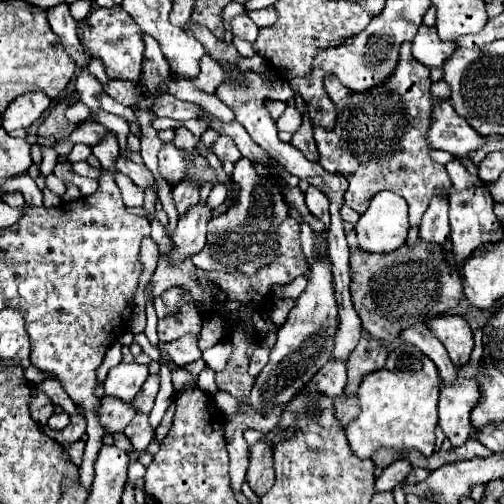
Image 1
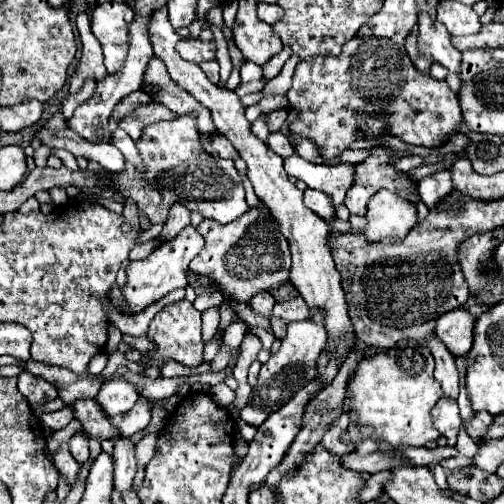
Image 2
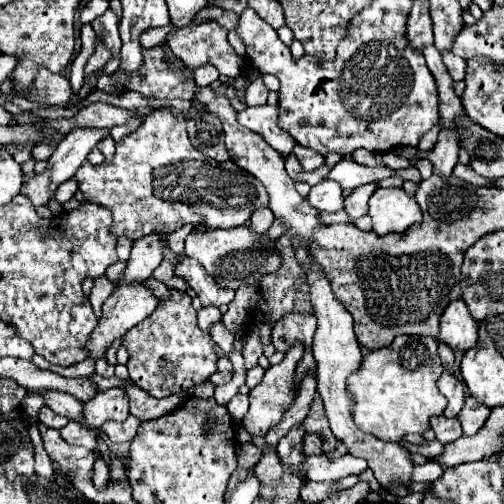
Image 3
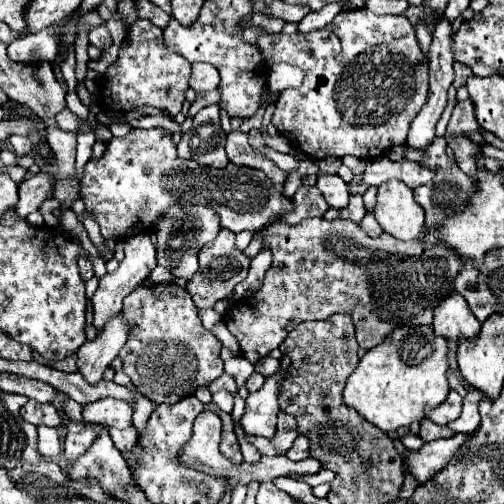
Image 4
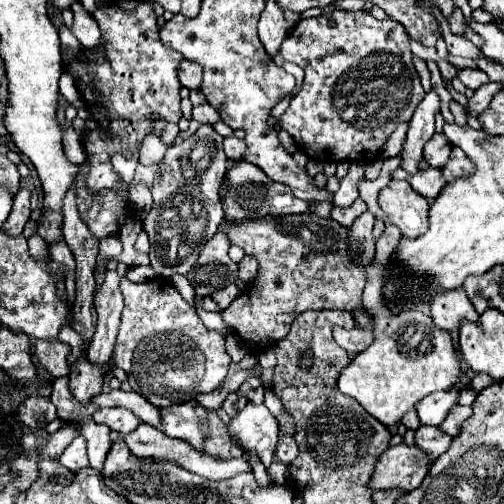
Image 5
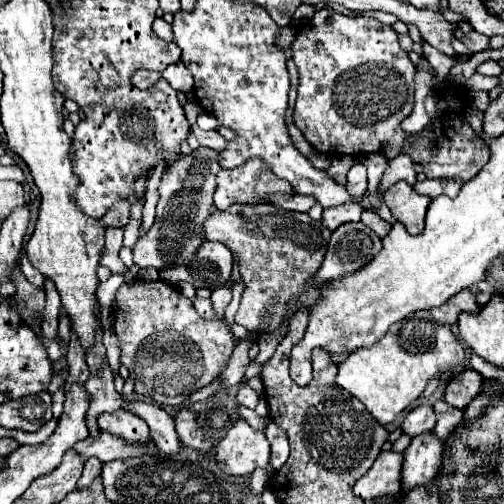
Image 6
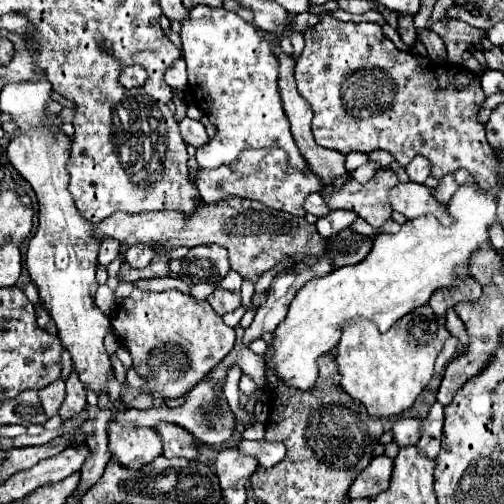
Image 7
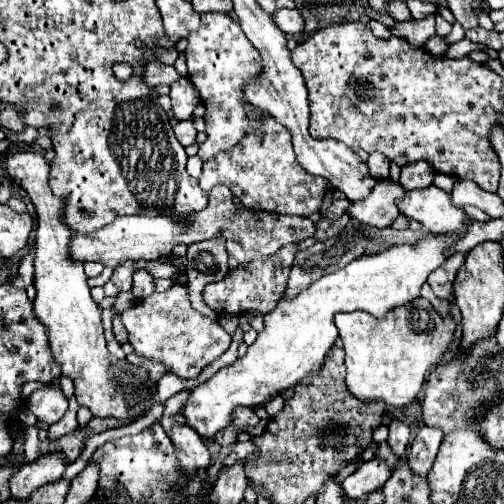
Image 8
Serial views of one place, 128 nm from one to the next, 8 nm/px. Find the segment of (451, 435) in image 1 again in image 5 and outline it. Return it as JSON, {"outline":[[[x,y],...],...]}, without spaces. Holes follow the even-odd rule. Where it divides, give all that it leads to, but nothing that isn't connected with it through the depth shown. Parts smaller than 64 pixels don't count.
{"outline":[[[420,426],[416,430],[416,446],[428,454],[430,460],[436,460],[440,454],[444,454],[444,450],[450,446],[452,436],[444,434],[440,428],[436,426]]]}

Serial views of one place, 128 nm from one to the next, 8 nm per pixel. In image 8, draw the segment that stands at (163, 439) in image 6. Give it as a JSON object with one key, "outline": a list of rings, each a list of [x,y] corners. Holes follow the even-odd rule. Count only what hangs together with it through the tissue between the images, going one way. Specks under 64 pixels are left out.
{"outline":[[[176,424],[172,428],[172,436],[170,438],[172,438],[174,446],[176,446],[176,456],[178,456],[180,464],[190,474],[196,474],[196,470],[210,466],[208,448],[206,448],[204,440],[200,440],[200,436],[190,426]]]}

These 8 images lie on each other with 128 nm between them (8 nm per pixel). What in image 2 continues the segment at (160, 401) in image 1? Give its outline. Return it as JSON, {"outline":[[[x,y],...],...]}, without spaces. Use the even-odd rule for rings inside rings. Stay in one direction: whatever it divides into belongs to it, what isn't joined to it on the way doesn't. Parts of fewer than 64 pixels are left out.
{"outline":[[[146,434],[138,444],[136,444],[136,476],[134,476],[134,490],[142,486],[144,478],[144,466],[148,460],[154,456],[154,446],[156,446],[156,434]]]}

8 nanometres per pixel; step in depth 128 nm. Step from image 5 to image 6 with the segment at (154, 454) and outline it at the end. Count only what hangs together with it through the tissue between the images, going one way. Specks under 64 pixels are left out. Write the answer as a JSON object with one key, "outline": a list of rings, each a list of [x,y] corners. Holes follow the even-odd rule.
{"outline":[[[100,432],[98,438],[84,438],[80,442],[74,444],[74,450],[84,458],[92,458],[96,456],[100,462],[110,462],[110,460],[118,460],[118,458],[132,458],[132,456],[142,456],[142,454],[158,454],[156,444],[146,444],[146,446],[126,446],[120,438],[108,434],[108,432]]]}

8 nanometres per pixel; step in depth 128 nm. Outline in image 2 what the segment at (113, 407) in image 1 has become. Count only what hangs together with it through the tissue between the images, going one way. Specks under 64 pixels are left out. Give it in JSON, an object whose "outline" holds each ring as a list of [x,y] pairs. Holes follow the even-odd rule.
{"outline":[[[76,400],[70,404],[74,418],[82,424],[82,430],[92,438],[92,440],[106,440],[118,436],[118,430],[112,428],[108,418],[104,416],[100,404],[96,400]]]}

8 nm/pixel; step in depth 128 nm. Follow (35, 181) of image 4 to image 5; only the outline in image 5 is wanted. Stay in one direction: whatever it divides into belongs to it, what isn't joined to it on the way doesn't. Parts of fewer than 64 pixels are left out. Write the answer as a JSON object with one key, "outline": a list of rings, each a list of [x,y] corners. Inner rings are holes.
{"outline":[[[22,188],[16,196],[14,196],[14,204],[12,204],[12,212],[8,216],[8,220],[4,222],[2,230],[8,232],[10,236],[20,236],[26,222],[30,218],[30,192],[26,188]]]}

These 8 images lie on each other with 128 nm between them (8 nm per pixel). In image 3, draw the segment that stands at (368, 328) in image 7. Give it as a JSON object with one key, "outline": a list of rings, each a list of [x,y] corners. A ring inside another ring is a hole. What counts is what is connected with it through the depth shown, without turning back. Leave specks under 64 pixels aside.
{"outline":[[[396,336],[388,348],[370,352],[356,374],[348,376],[352,418],[364,432],[372,432],[380,440],[404,444],[406,434],[426,432],[428,420],[444,412],[448,400],[436,386],[442,372],[436,348],[436,340],[428,336]]]}

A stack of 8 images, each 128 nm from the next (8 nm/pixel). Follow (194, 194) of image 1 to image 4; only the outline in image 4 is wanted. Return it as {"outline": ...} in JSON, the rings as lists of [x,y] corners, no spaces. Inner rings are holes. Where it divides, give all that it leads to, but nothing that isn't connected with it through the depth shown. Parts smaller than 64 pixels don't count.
{"outline":[[[148,234],[132,236],[132,240],[126,240],[124,252],[126,252],[126,258],[120,262],[118,270],[112,272],[112,274],[102,276],[100,284],[98,284],[98,290],[92,296],[92,310],[94,310],[92,324],[94,324],[94,328],[96,328],[98,334],[102,332],[102,328],[106,326],[106,322],[110,318],[114,318],[122,310],[124,296],[130,294],[136,286],[140,286],[142,280],[146,280],[150,276],[150,272],[156,268],[156,250],[154,250],[154,244],[152,244],[152,240],[150,240]]]}

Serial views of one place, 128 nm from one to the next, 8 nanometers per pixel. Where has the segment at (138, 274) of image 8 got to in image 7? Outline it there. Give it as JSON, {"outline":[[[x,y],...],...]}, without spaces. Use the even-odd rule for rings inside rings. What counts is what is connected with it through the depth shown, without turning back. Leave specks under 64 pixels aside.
{"outline":[[[154,277],[149,279],[140,279],[136,281],[136,287],[143,291],[163,292],[168,289],[177,289],[186,294],[190,294],[190,287],[187,281],[178,277]]]}

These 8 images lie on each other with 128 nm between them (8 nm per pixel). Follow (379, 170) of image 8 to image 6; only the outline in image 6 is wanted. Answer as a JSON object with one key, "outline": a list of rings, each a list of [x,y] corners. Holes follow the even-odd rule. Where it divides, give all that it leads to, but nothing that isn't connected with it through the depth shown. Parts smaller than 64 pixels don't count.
{"outline":[[[356,162],[350,170],[348,170],[348,184],[346,184],[346,188],[348,188],[348,192],[352,194],[352,196],[362,196],[364,192],[366,192],[366,188],[368,188],[368,180],[366,180],[366,166],[364,164],[360,164],[360,162]]]}

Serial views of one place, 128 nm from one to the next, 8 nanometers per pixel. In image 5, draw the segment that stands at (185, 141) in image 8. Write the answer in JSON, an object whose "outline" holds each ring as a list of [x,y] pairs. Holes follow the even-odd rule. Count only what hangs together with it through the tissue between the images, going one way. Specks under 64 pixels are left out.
{"outline":[[[234,136],[224,138],[222,148],[224,148],[224,154],[226,154],[230,160],[240,160],[240,158],[244,156],[244,152],[246,152],[244,140],[238,140],[238,138],[234,138]]]}

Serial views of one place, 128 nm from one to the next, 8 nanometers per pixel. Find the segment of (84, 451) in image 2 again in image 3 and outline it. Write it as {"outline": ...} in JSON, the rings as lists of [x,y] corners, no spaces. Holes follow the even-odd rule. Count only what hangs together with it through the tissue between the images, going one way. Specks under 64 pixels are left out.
{"outline":[[[68,422],[62,430],[60,430],[62,438],[72,444],[72,446],[86,446],[86,448],[96,448],[96,432],[90,430],[84,424],[78,422]]]}

